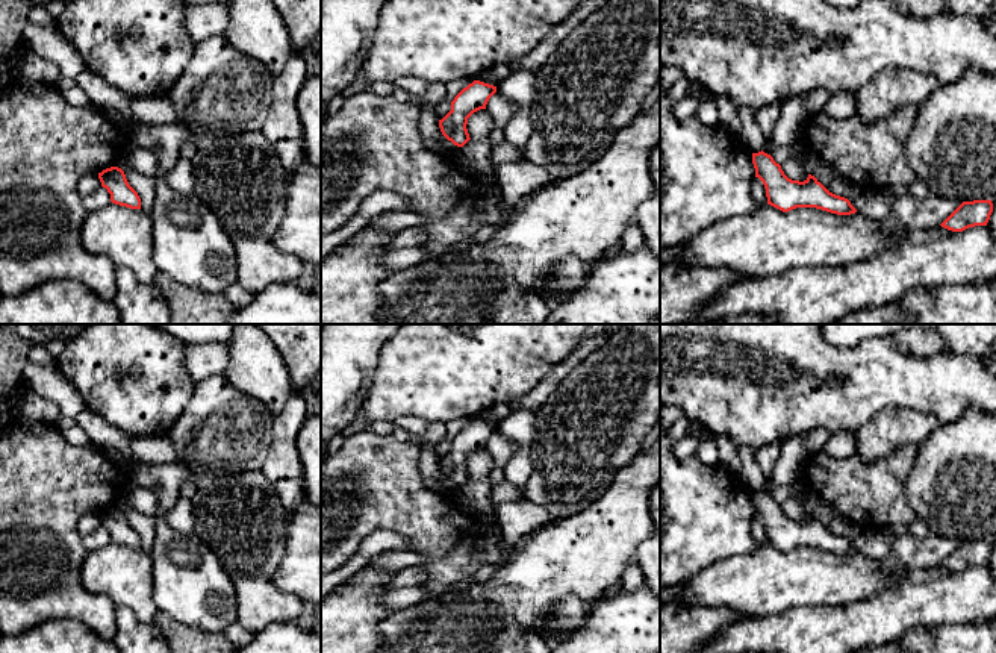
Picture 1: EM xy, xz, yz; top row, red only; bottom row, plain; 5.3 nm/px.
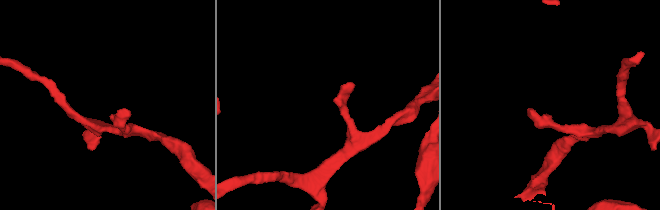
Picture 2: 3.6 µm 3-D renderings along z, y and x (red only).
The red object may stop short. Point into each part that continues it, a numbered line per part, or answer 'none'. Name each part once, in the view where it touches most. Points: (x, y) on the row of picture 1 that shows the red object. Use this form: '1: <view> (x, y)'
none

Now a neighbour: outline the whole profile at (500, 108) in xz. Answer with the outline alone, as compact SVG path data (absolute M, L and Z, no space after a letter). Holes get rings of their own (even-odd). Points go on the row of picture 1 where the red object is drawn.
M498 91L489 98L486 111L493 120L495 127L503 130L516 114L513 111L512 102Z

